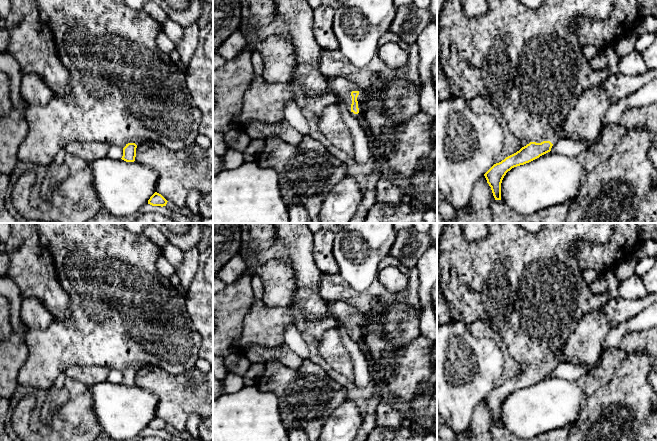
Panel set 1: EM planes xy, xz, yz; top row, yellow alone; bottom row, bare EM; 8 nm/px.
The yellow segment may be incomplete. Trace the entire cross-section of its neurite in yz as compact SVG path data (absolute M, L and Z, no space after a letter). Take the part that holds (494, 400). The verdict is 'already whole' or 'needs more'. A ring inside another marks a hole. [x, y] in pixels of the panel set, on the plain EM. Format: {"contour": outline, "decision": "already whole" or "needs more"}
{"contour": "M445 223L439 243L437 277L452 319L468 326L476 320L487 323L502 337L510 356L522 369L519 375L494 388L484 398L495 424L501 424L501 407L506 397L550 376L552 370L564 362L561 349L580 319L612 298L610 292L600 295L589 290L577 263L574 245L579 239L605 244L616 232L616 224L543 223L538 232L528 232L519 223L488 223L488 228L486 238L469 241L463 235L462 223Z", "decision": "needs more"}

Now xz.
{"contour": "M337 301L329 304L329 314L343 324L346 332L354 340L365 355L365 350L368 349L365 344L363 327L368 320L364 313L354 306L348 305L343 301Z", "decision": "needs more"}

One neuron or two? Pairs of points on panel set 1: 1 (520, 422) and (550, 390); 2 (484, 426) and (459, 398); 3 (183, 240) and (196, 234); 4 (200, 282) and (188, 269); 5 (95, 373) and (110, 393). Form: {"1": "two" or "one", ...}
{"1": "one", "2": "two", "3": "one", "4": "two", "5": "two"}

